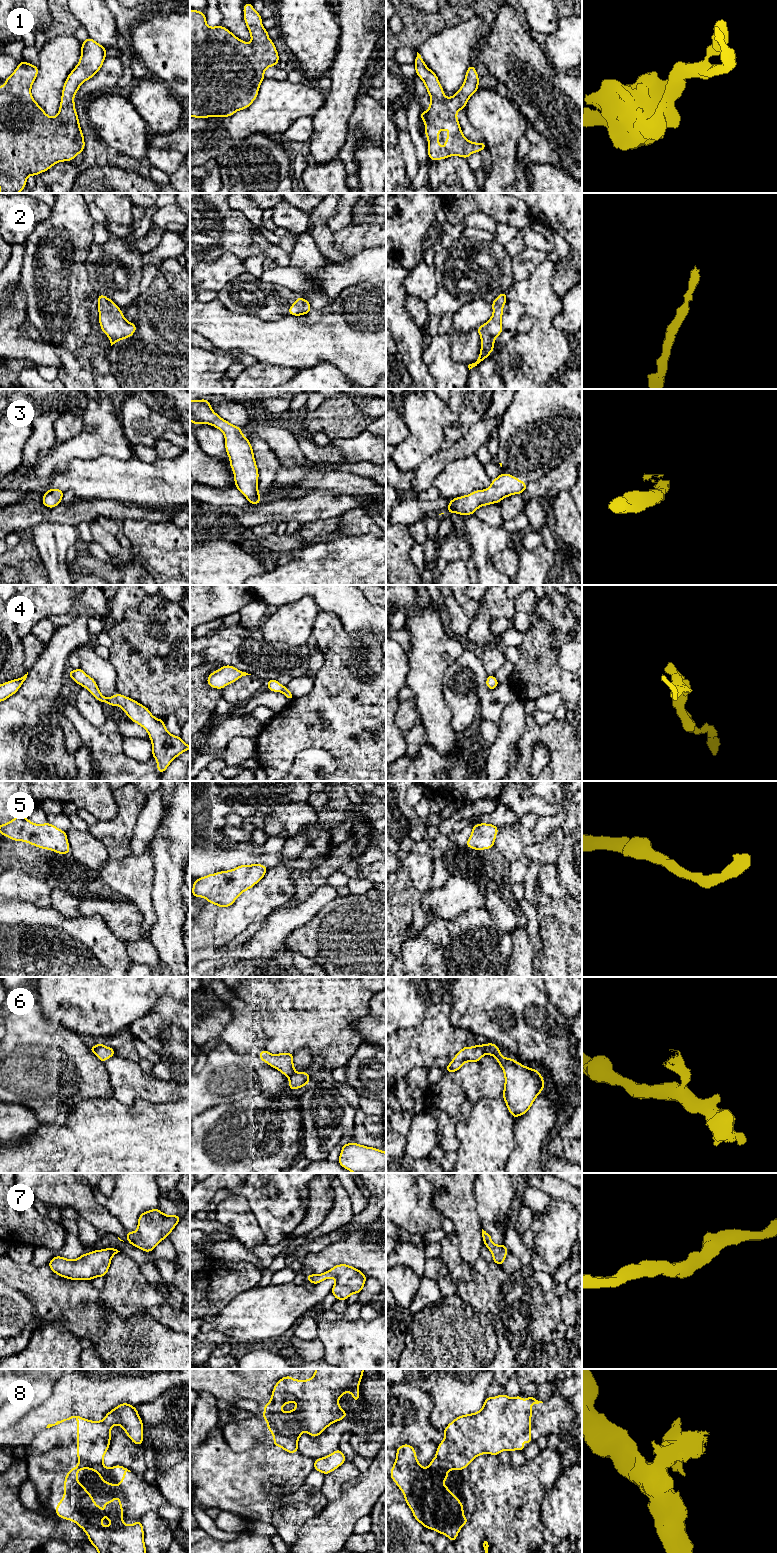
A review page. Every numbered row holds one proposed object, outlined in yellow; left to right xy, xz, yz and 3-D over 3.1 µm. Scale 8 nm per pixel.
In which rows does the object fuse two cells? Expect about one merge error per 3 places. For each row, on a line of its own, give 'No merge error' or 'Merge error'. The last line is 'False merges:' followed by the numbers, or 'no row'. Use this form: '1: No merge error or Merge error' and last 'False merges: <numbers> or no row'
1: No merge error
2: No merge error
3: No merge error
4: No merge error
5: No merge error
6: Merge error
7: No merge error
8: Merge error
False merges: 6, 8

